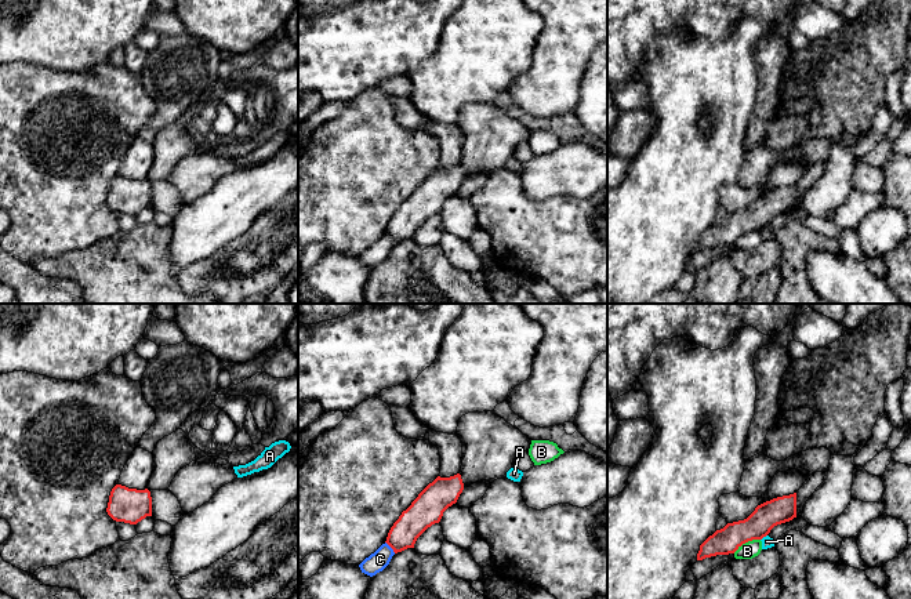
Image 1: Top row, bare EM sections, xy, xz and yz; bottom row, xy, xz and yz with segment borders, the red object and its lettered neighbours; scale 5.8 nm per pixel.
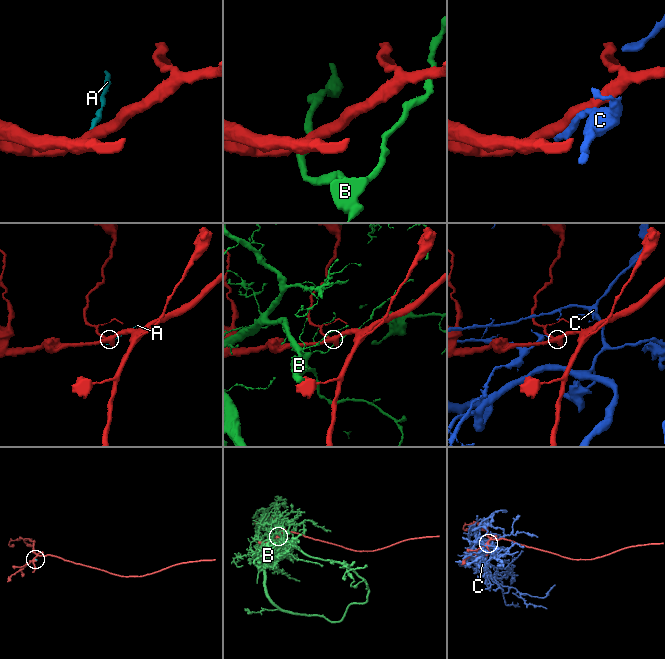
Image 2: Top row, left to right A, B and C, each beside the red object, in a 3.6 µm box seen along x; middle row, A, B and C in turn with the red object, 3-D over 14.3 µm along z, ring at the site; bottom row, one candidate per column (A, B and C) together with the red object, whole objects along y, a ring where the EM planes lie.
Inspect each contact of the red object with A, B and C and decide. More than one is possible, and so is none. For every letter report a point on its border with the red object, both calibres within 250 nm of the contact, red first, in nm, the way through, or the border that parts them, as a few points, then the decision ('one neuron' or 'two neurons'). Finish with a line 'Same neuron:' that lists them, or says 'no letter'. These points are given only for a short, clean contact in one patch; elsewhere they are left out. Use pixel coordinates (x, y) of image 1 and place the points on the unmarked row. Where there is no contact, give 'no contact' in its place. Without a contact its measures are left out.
A: meets red in yz at (763, 227); 160 nm thick on the red side, 60 nm on the other; border along yz (766, 225), (761, 231); two neurons
B: meets red in yz at (746, 232); 160 nm thick on the red side, 100 nm on the other; two neurons
C: meets red in xz at (389, 236); 170 nm thick on the red side, 110 nm on the other; two neurons
Same neuron: no letter

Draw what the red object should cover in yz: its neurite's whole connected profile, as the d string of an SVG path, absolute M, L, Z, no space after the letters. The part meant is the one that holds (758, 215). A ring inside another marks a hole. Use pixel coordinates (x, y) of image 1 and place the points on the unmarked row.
M796 184L766 192L744 211L727 214L701 236L697 251L716 246L734 244L743 235L762 230L770 221L796 208Z

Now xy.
M116 175L110 182L106 203L116 213L137 215L152 207L150 182Z

